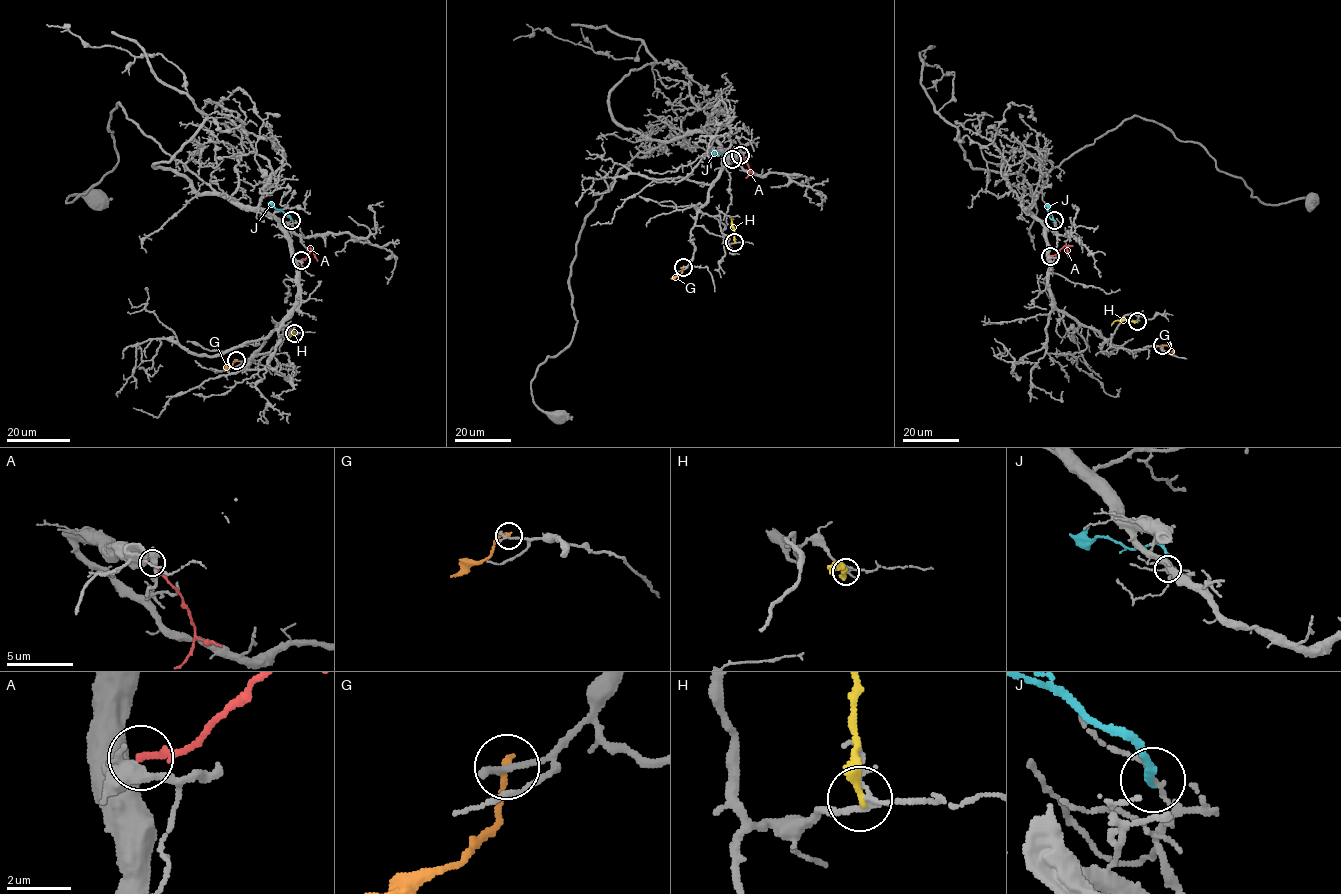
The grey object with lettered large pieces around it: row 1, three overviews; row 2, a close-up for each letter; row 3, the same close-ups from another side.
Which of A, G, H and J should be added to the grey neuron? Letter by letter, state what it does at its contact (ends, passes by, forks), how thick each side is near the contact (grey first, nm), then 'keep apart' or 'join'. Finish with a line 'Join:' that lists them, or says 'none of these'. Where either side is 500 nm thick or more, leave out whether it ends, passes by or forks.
A: it ends | 400/200 nm | keep apart
G: it ends | 280/200 nm | keep apart
H: it ends | 160/240 nm | keep apart
J: it ends | 120/240 nm | keep apart
Join: none of these

